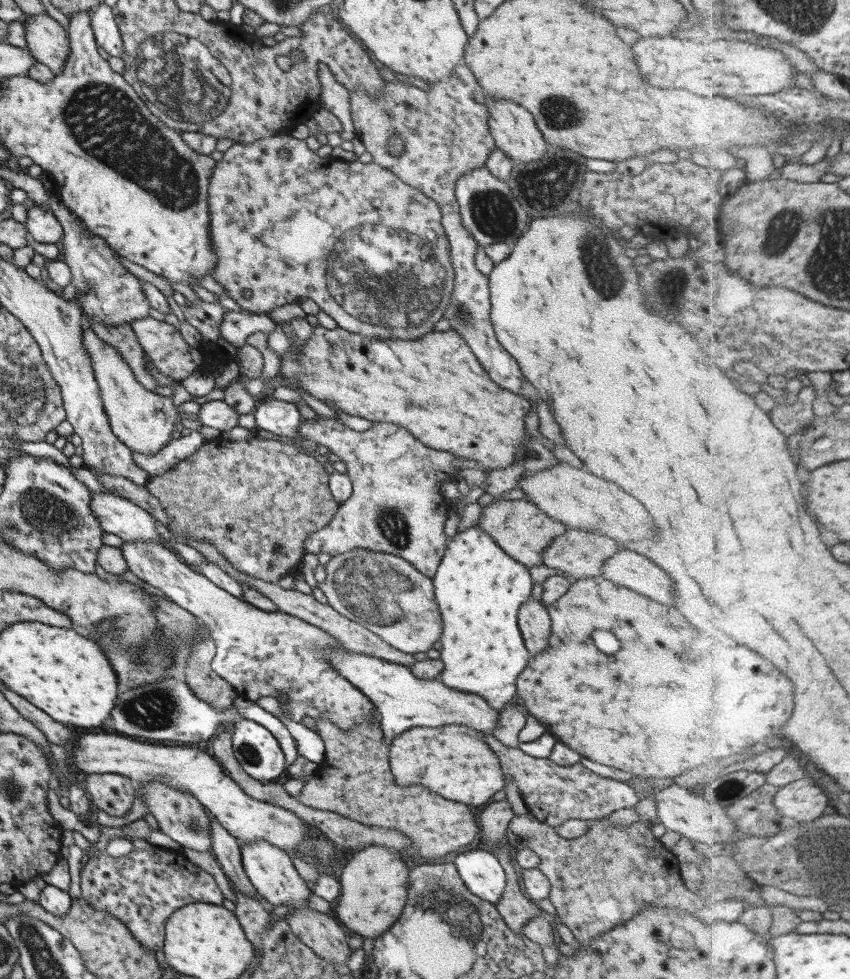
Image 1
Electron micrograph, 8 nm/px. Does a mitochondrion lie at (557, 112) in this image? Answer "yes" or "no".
yes

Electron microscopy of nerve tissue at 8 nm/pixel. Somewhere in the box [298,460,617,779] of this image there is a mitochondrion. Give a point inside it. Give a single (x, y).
(383, 593)

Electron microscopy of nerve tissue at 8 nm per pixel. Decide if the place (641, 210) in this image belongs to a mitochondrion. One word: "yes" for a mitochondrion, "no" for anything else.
no

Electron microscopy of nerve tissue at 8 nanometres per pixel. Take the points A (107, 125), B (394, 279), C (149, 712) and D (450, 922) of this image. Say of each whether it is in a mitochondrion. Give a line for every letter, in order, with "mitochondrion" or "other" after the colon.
A: mitochondrion
B: mitochondrion
C: mitochondrion
D: mitochondrion

